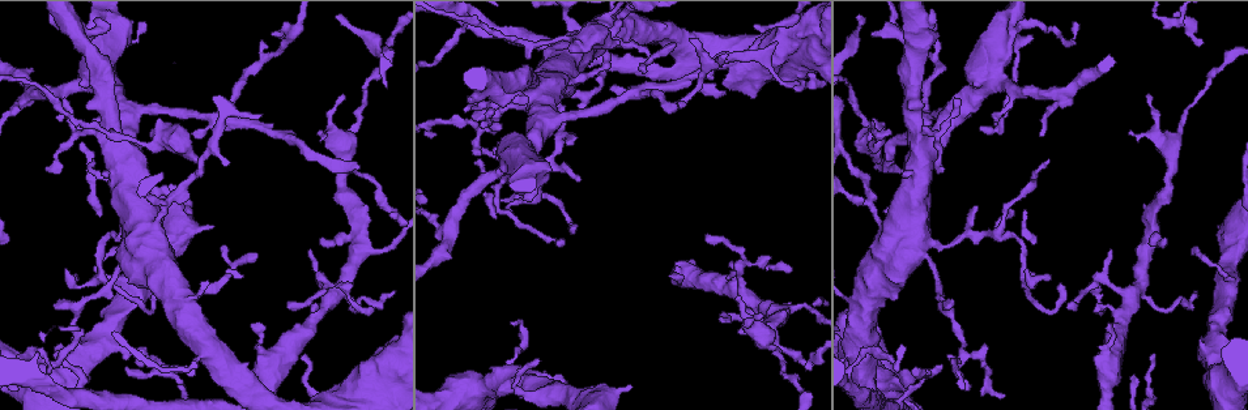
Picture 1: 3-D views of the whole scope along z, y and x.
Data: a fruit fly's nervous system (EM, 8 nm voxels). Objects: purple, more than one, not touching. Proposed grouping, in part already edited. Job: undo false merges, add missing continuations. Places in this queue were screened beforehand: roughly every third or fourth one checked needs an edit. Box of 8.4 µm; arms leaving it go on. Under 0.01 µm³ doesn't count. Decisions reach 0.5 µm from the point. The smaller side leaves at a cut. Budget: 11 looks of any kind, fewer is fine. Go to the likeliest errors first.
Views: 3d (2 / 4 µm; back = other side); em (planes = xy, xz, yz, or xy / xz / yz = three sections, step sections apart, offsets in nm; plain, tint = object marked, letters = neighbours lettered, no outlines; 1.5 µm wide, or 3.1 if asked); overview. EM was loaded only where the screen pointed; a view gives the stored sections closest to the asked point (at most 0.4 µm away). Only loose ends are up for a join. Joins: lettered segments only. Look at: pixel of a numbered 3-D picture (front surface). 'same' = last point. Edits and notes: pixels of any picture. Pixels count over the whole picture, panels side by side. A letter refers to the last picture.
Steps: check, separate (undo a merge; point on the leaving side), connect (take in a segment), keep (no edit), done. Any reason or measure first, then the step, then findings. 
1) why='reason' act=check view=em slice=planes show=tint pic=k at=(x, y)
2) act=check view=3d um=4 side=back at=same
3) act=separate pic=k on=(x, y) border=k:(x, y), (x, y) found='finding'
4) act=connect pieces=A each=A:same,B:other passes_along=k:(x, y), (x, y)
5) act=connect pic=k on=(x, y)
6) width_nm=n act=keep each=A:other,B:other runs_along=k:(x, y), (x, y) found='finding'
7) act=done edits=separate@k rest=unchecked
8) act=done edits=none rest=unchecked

why='thin arm on a thick one' act=check view=3d um=4 pic=1 at=(187, 297)

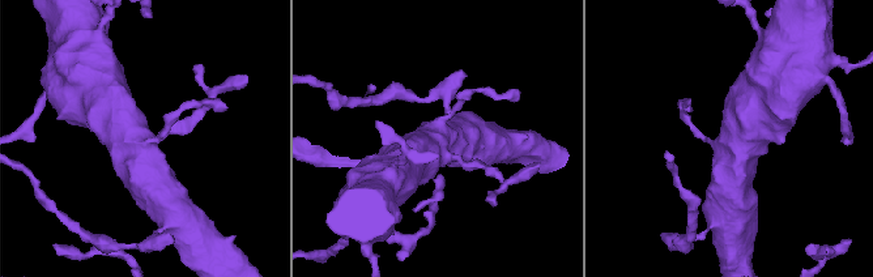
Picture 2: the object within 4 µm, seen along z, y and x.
arms=4 act=check view=em um=3.1 slice=planes show=tint pic=2 at=(446, 153)

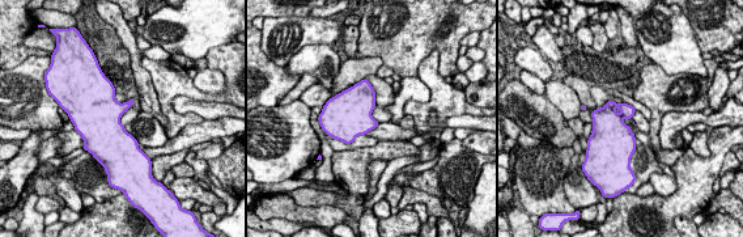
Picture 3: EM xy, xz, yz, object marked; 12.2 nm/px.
why='what lies round it' act=check view=em um=3.1 slice=planes show=letters at=same

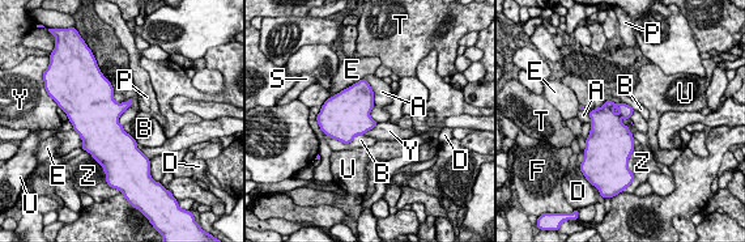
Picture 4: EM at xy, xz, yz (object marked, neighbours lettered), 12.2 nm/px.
act=keep each=A:other,B:other,D:other,E:other,F:other,P:other,S:other,T:other,U:other,Y:other,Z:other border=4:(362, 134), (349, 143), (332, 139) found='continuous, no second neuron'

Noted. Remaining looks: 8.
why='tapers out' act=check view=3d um=2 pic=1 at=(1146, 94)

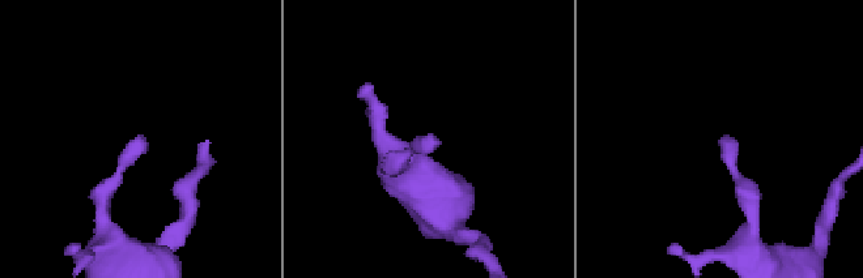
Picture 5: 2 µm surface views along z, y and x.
act=check view=em slice=xz step=4 show=letters pic=5 at=(136, 138)

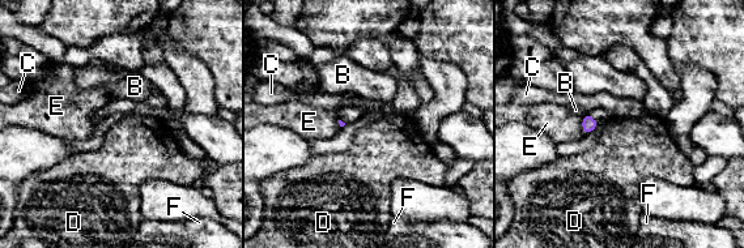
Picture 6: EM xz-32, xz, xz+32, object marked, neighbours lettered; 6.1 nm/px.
act=check view=em slice=planes show=letters at=same

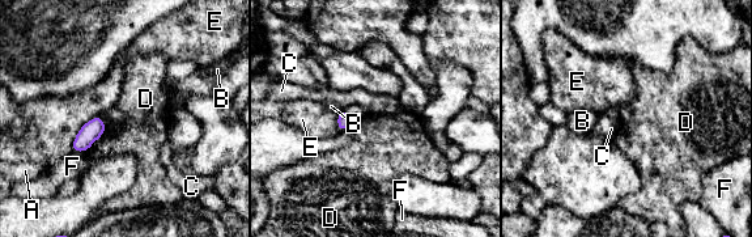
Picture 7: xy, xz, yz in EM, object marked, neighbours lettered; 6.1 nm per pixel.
act=keep each=A:other,B:other,C:other,D:other,E:other,F:other border=7:(97, 115), (79, 130), (71, 149) found='none of them fits'

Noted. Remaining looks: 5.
why='branch stops here' act=check view=em slice=planes show=letters pic=1 at=(608, 50)

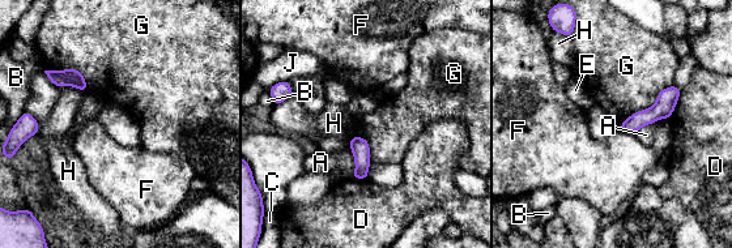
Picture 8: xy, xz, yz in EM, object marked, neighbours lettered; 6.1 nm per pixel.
width_nm=100 act=keep each=A:other,B:other,C:other,D:other,E:other,F:other,G:other,H:other,J:other runs_along=8:(676, 92), (654, 114), (622, 125) found='no lettered segment goes on from it'

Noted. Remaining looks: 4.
why='an open end' act=check view=em slice=yz step=8 show=letters pic=1 at=(77, 278)

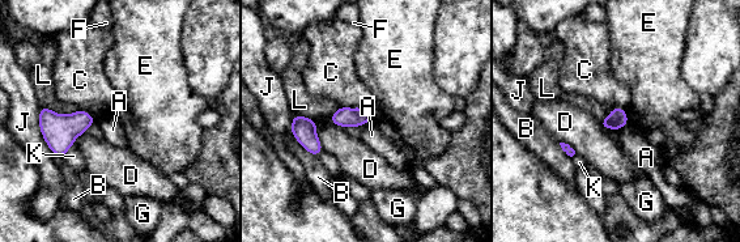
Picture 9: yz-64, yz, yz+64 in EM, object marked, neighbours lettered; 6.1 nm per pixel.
act=keep each=A:other,B:other,C:other,D:other,E:other,F:other,G:other,J:other,K:other,L:other border=9:(41, 106), (64, 114), (77, 110) found='no lettered segment goes on from it'

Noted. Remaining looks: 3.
act=done edits=none rest=unchecked

